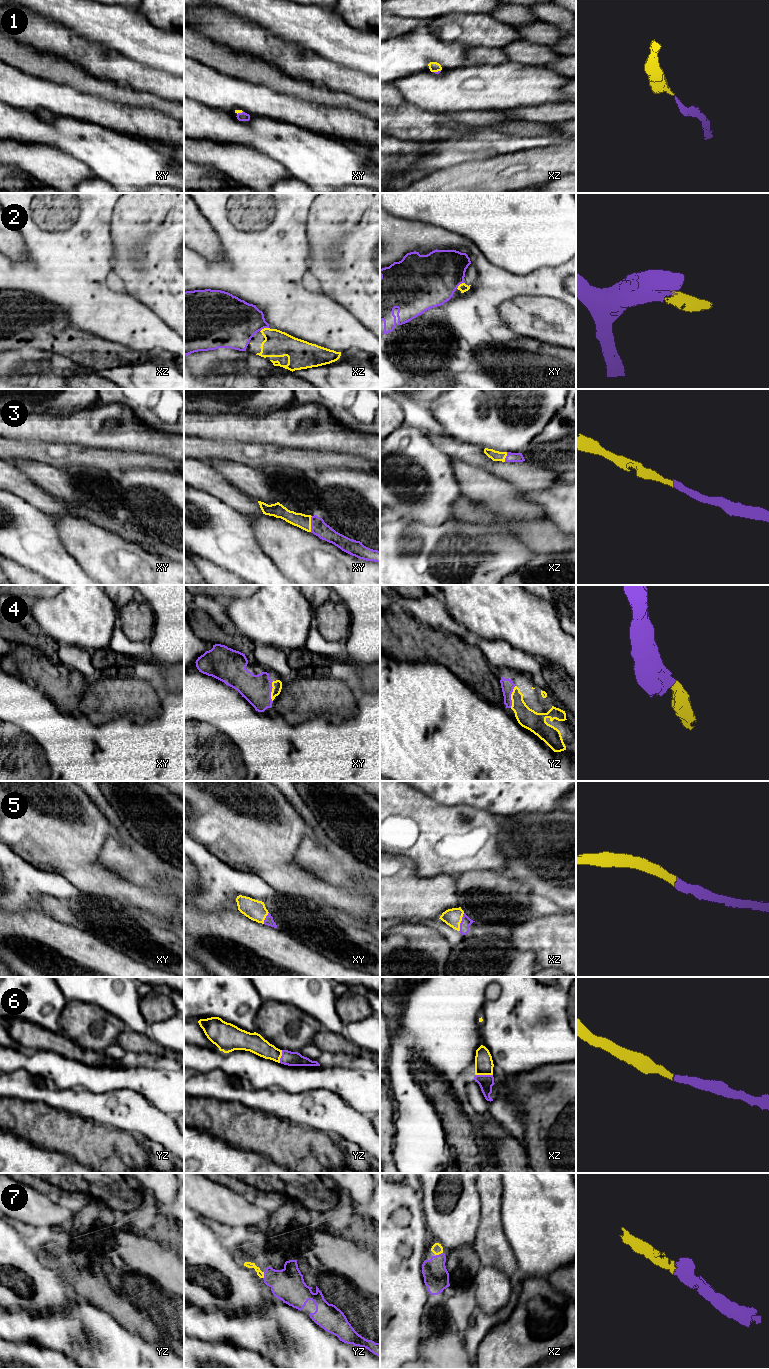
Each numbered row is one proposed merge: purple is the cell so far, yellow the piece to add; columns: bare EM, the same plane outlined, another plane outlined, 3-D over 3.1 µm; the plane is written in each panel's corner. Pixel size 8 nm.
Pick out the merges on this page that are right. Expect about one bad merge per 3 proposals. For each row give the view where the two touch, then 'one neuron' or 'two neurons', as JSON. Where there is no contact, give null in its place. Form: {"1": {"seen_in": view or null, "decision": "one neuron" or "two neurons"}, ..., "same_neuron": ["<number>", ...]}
{"1": {"seen_in": "xz", "decision": "one neuron"}, "2": {"seen_in": "xy", "decision": "one neuron"}, "3": {"seen_in": "xy", "decision": "one neuron"}, "4": {"seen_in": "yz", "decision": "one neuron"}, "5": {"seen_in": "xz", "decision": "one neuron"}, "6": {"seen_in": "xz", "decision": "one neuron"}, "7": {"seen_in": "xz", "decision": "one neuron"}, "same_neuron": ["1", "2", "3", "4", "5", "6", "7"]}

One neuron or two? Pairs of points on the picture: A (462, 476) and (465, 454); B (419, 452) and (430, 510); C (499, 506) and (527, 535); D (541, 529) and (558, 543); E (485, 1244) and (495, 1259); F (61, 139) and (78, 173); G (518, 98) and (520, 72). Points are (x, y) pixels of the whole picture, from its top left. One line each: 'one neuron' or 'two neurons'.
A: two neurons
B: one neuron
C: two neurons
D: one neuron
E: one neuron
F: two neurons
G: one neuron

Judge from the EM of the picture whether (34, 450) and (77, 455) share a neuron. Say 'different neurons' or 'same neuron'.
same neuron

